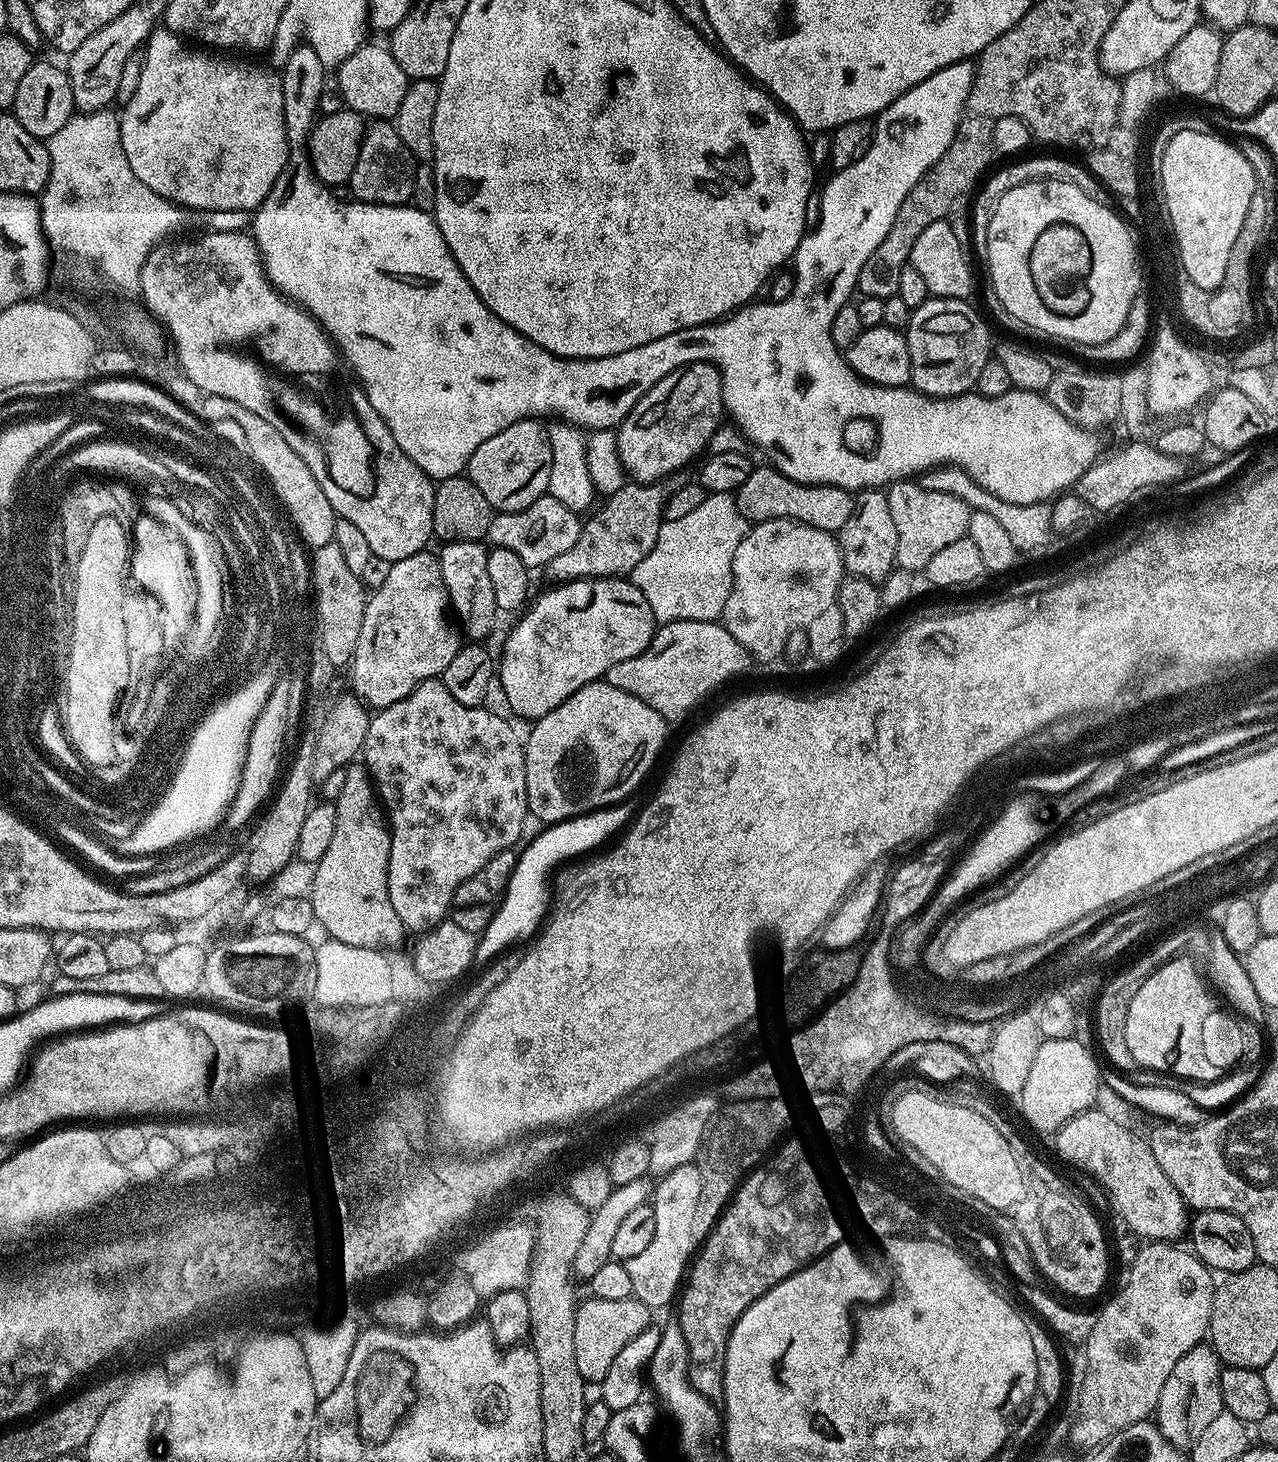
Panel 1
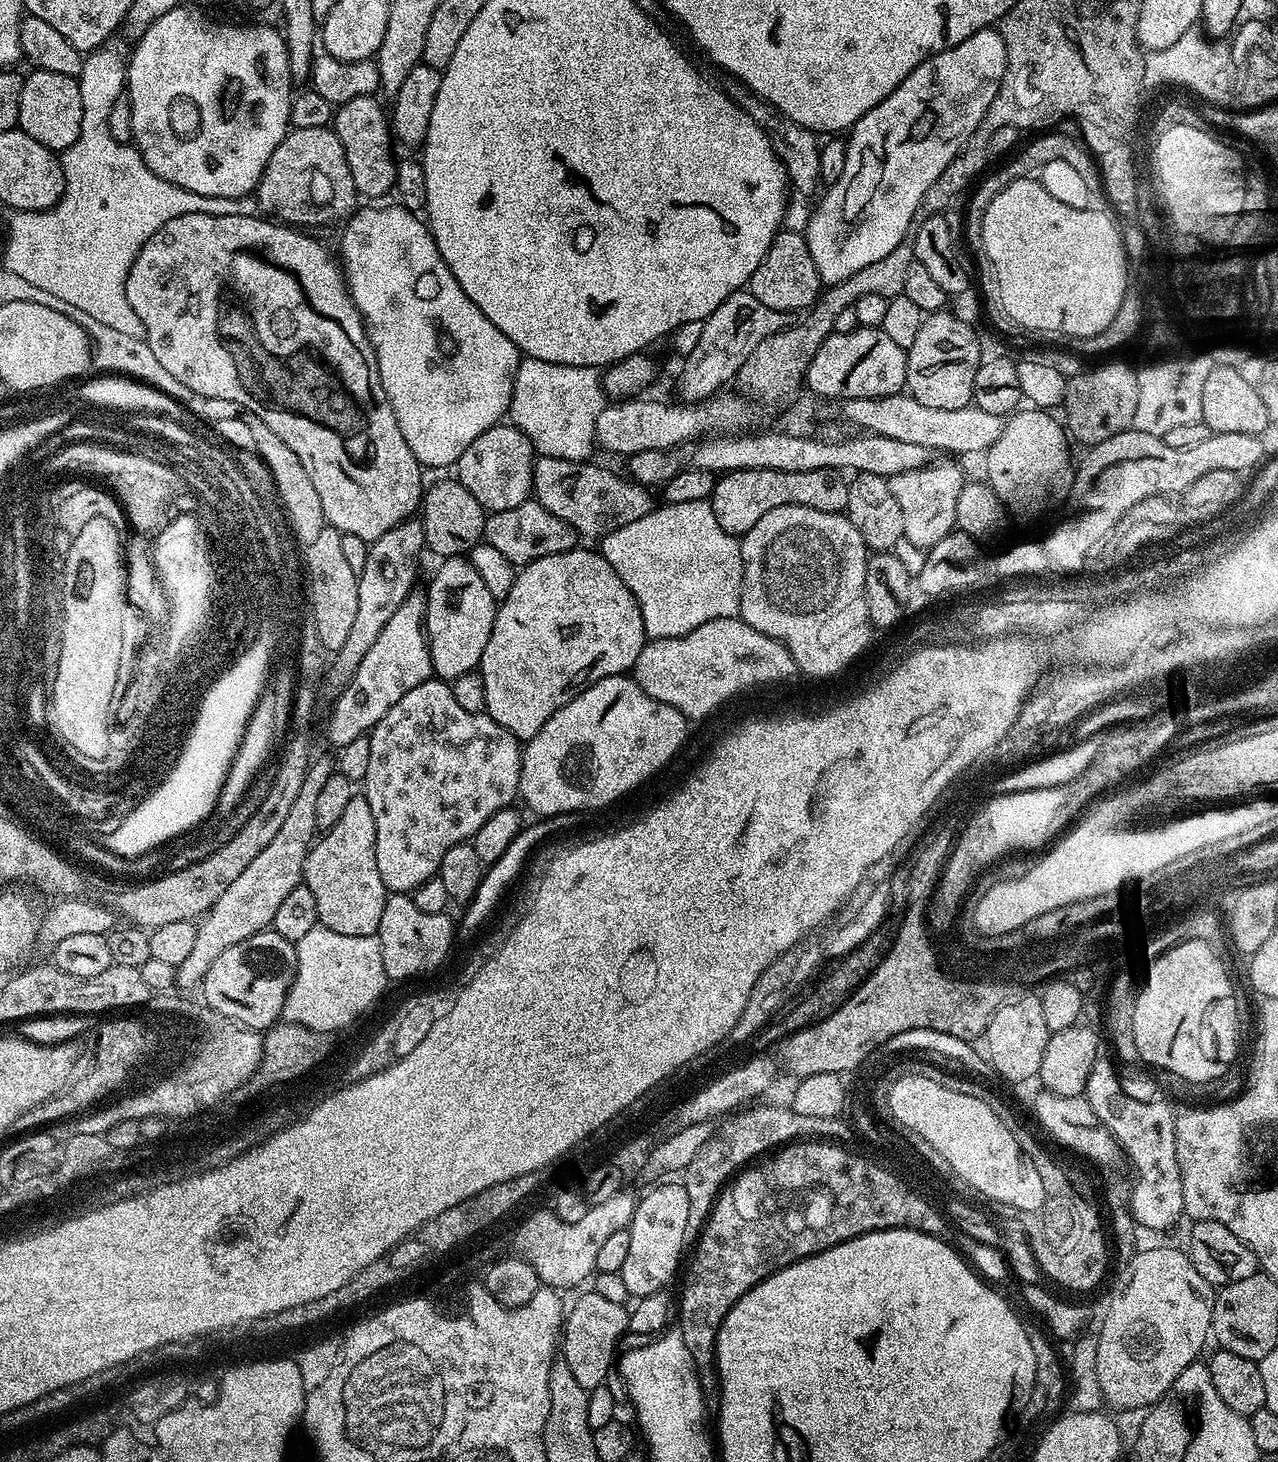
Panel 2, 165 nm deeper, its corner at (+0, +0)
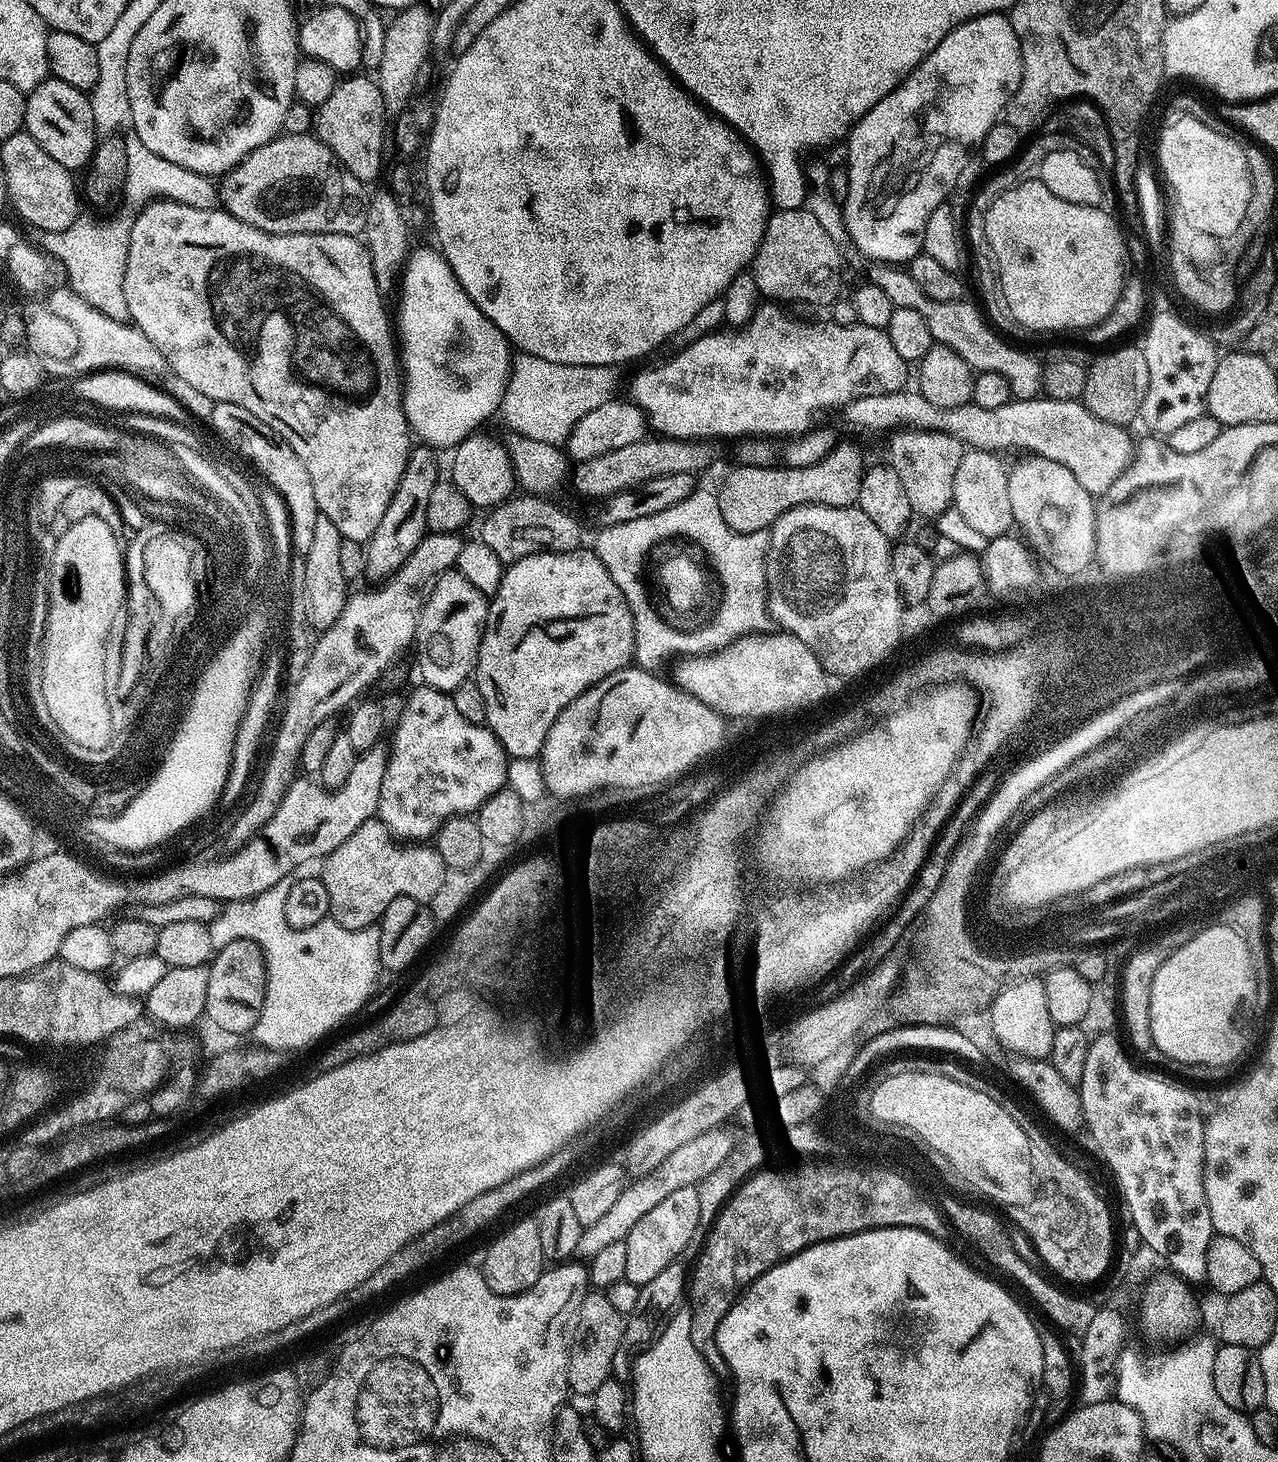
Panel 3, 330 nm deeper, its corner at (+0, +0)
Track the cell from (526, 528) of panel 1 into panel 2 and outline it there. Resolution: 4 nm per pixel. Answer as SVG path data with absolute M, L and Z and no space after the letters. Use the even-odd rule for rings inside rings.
M534 498L523 500L514 510L493 512L485 519L483 543L494 546L513 566L523 566L550 554L571 552L578 544L578 533L562 518L550 514Z

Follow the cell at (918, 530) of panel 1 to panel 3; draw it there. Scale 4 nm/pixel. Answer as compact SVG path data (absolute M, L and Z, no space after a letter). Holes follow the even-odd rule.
M913 426L893 431L891 436L887 459L898 478L902 478L902 487L910 498L913 513L917 517L935 518L945 509L953 507L954 474L958 470L958 462L964 457L965 445L945 432Z

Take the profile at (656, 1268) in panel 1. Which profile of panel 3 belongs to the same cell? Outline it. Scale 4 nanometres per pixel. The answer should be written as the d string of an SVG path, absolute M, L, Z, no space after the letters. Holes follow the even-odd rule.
M690 1187L669 1194L654 1210L649 1210L638 1219L634 1228L623 1240L626 1246L626 1274L624 1279L636 1285L651 1282L666 1266L674 1260L680 1260L687 1250L688 1243L701 1231L699 1222L698 1194L699 1187Z

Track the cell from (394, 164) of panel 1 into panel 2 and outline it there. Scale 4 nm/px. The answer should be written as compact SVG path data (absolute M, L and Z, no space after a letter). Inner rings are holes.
M376 96L350 98L350 102L339 105L334 112L334 131L338 142L342 142L342 150L346 150L346 166L350 166L350 178L354 178L354 186L361 197L384 196L393 191L396 186L397 161L392 160L392 144L394 137L390 127L390 116L379 104Z

